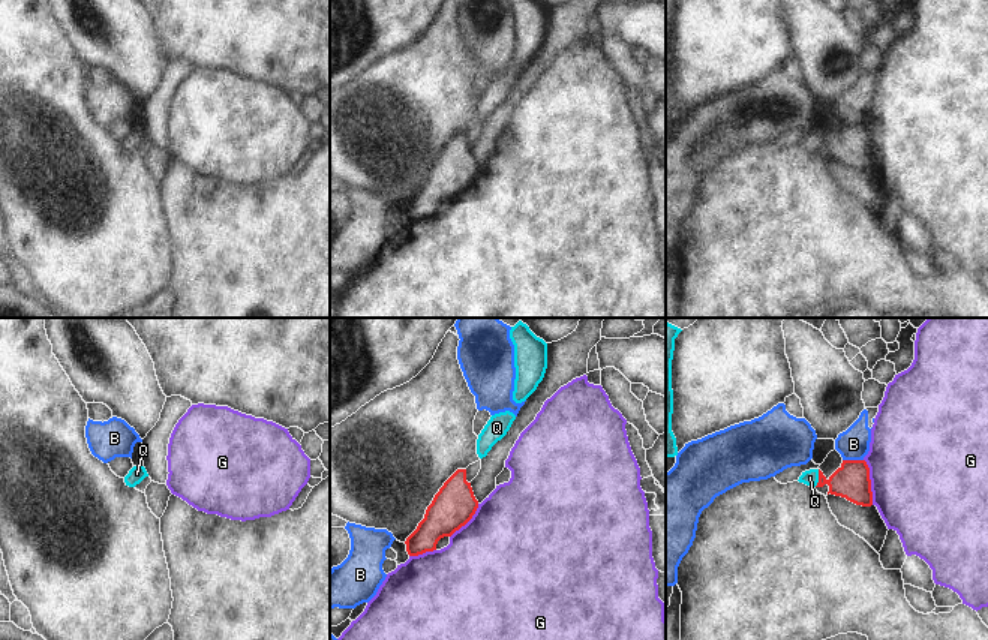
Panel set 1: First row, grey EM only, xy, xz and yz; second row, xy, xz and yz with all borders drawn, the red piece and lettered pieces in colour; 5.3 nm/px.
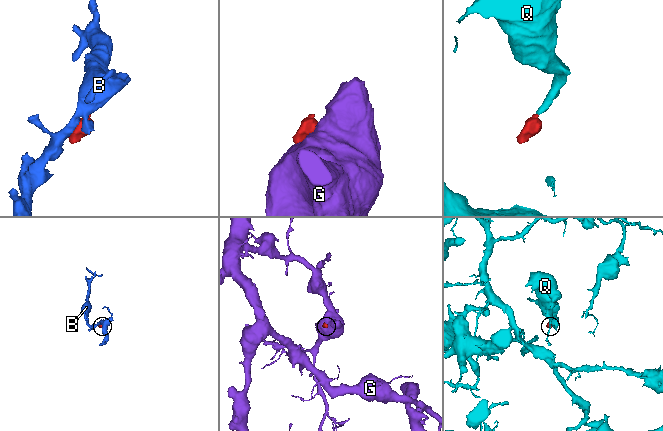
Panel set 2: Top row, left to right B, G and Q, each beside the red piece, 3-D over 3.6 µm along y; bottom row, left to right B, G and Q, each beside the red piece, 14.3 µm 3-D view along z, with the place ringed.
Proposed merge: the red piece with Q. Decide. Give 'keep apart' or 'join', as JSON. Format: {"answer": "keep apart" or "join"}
{"answer": "join"}

